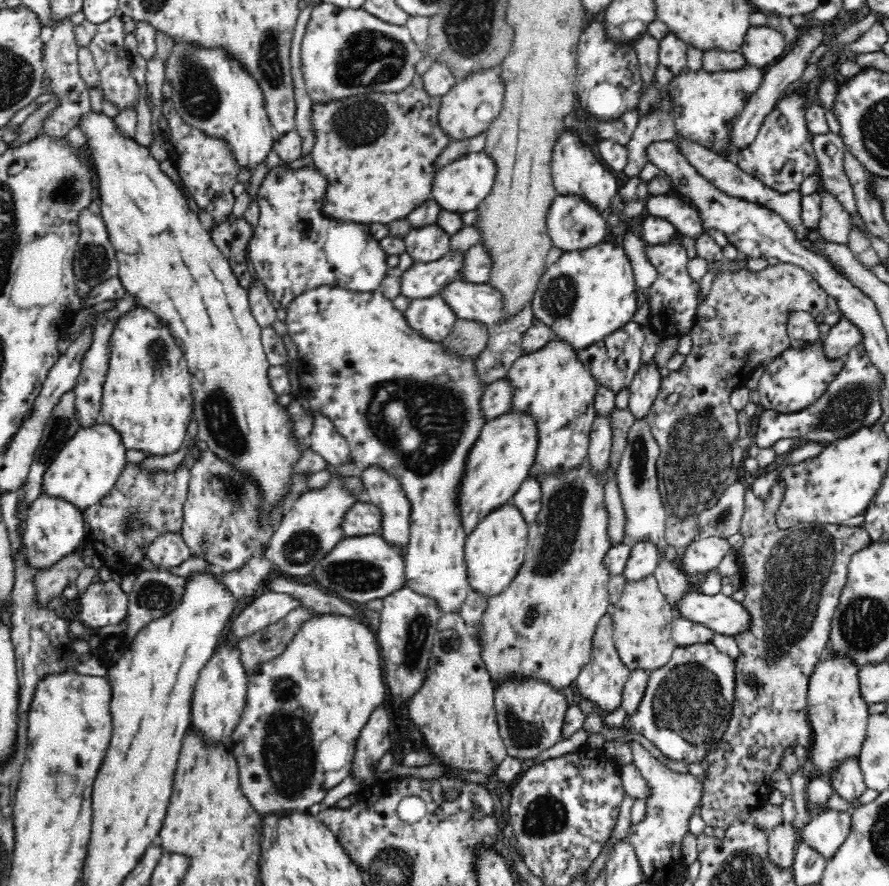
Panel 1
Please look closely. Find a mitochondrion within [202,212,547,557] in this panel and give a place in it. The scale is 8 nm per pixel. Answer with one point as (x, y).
(437, 411)

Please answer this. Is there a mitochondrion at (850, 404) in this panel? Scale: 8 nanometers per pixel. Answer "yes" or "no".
yes

